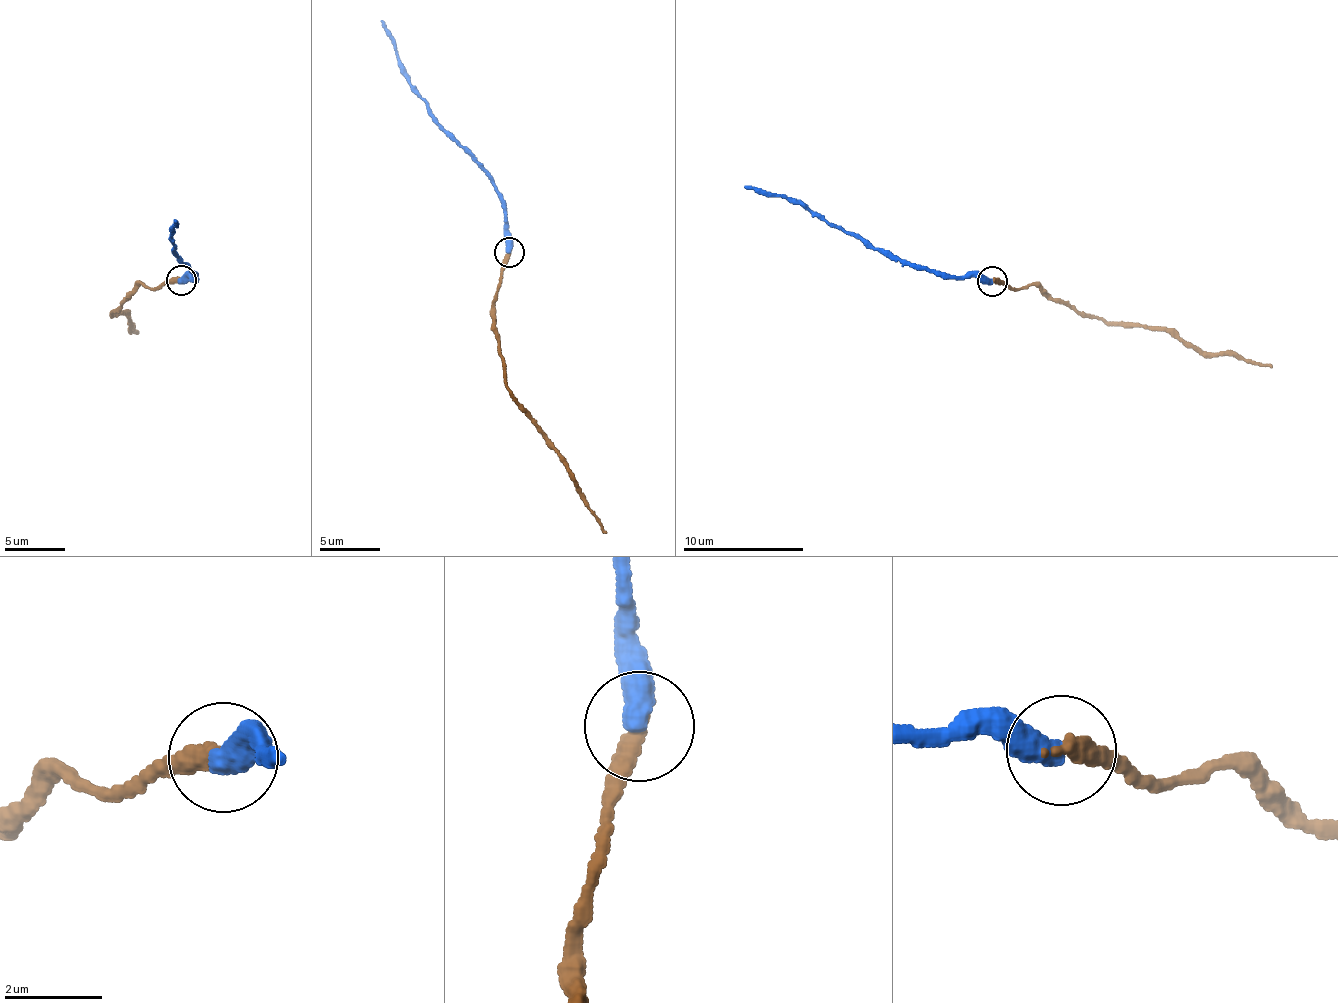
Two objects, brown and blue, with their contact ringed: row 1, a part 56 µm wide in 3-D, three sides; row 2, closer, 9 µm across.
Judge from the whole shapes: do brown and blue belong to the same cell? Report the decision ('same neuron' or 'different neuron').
same neuron

